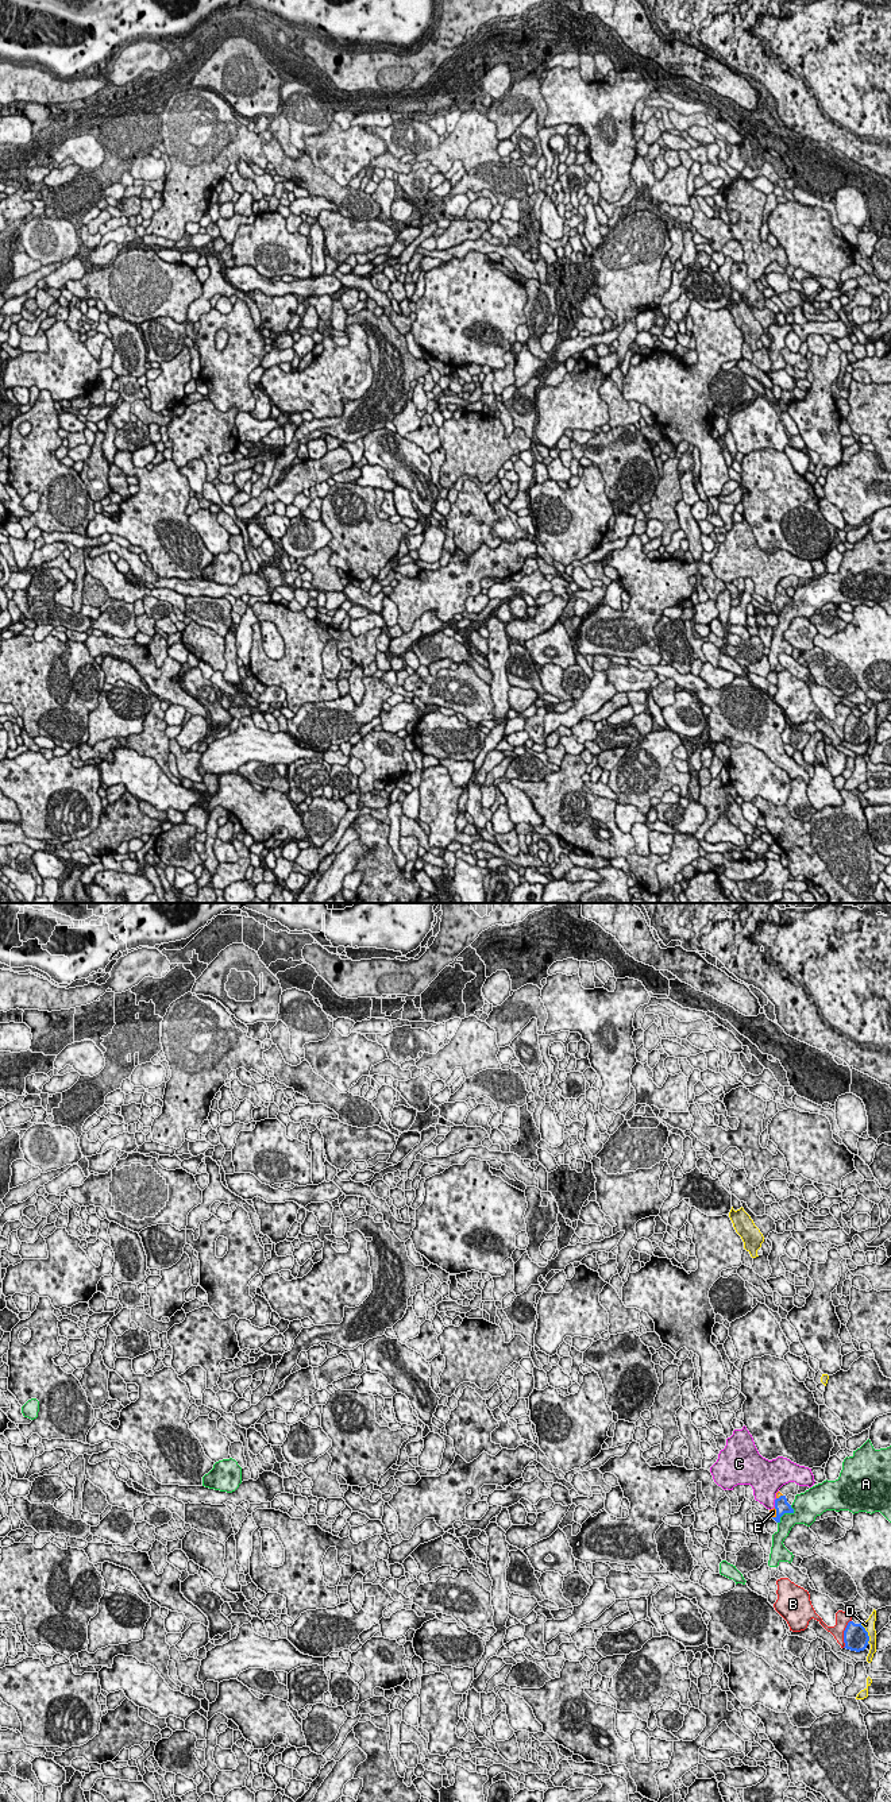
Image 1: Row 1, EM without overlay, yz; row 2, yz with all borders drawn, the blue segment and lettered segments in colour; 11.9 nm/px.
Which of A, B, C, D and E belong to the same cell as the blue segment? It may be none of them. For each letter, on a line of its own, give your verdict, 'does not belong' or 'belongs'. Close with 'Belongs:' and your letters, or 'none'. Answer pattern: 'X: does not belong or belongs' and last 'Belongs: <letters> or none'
A: does not belong
B: does not belong
C: does not belong
D: does not belong
E: belongs
Belongs: E

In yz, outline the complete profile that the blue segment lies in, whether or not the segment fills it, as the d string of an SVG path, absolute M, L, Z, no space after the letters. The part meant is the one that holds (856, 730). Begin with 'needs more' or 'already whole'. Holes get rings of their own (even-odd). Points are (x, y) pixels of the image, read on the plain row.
already whole | M849 714L844 723L844 736L846 742L850 744L864 744L868 738L869 729L865 721L860 717Z

